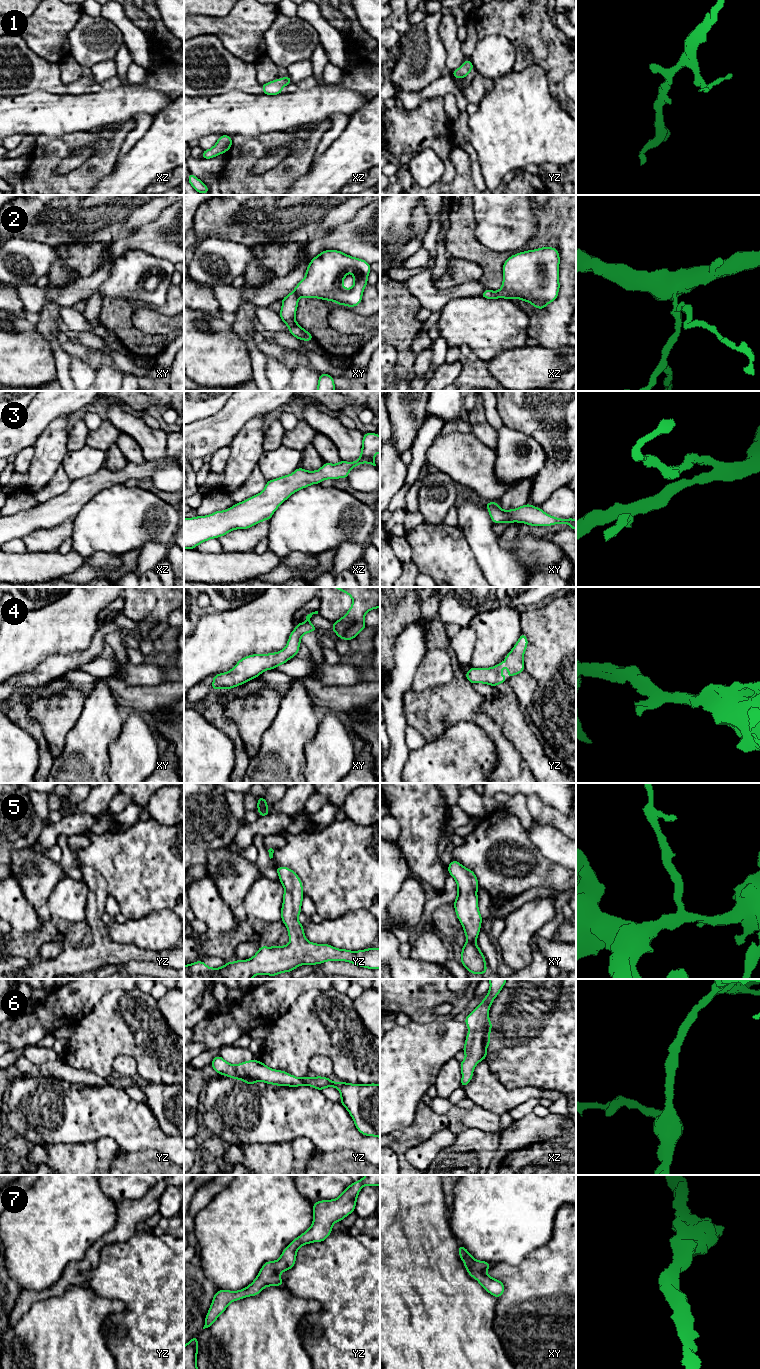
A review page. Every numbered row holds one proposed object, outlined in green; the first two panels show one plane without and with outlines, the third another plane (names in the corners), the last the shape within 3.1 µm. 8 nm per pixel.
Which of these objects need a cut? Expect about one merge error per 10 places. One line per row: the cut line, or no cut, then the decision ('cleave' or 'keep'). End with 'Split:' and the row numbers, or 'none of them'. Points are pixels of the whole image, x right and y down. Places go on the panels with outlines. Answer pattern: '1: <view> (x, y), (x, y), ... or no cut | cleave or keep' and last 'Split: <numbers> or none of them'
1: no cut | keep
2: no cut | keep
3: no cut | keep
4: no cut | keep
5: no cut | keep
6: no cut | keep
7: no cut | keep
Split: none of them

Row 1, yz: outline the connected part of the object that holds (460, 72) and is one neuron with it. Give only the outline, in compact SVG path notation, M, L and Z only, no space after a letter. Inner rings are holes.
M465 59L463 65L453 71L452 76L454 78L467 78L468 73L472 71L473 67L471 59L469 61Z

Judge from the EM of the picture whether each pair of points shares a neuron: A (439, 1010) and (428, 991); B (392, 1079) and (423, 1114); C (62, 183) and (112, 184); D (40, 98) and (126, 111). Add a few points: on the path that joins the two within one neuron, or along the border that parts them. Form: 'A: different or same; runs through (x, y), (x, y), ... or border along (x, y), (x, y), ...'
A: different; border along (452, 1006), (449, 1004), (437, 1004), (431, 1009)
B: different; border along (421, 1101), (417, 1106), (414, 1121), (406, 1128)
C: different; border along (113, 168), (95, 184)
D: same; runs through (61, 111), (105, 111)

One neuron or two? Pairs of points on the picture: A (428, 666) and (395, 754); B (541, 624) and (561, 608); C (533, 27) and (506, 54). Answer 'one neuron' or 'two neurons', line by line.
A: two neurons
B: one neuron
C: two neurons

